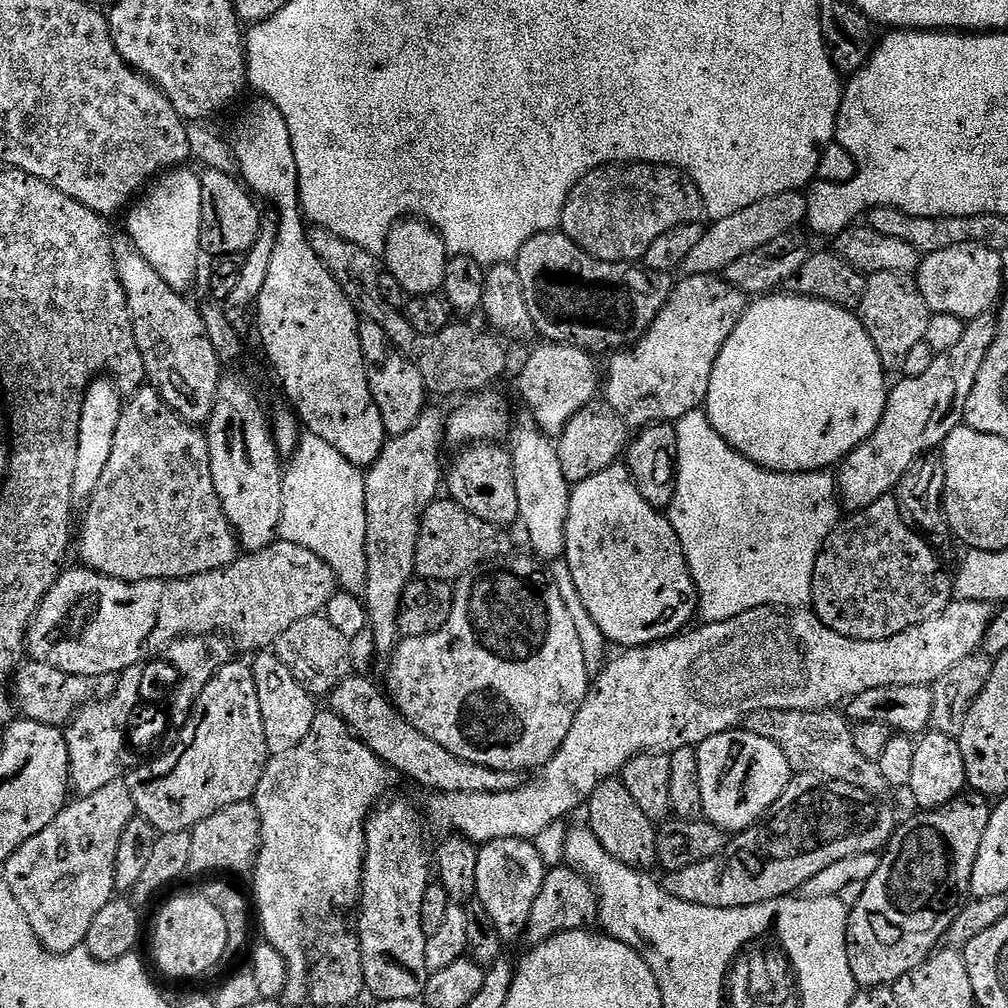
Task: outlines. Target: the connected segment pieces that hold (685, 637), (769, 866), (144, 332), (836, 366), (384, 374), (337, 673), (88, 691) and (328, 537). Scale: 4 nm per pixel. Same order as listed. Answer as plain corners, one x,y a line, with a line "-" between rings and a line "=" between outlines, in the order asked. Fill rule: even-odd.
953,599
952,603
942,610
934,618
922,622
918,626
910,626
910,630
902,630
902,634
894,634
894,638
885,640
851,640
834,630
830,630
811,610
777,610
774,608
755,608
746,610
734,618
726,618
726,622
714,622
713,624
701,623
700,628
693,627
683,634
677,634
670,640
665,640
659,644
645,644
642,648
629,648
621,651
621,656
616,656
607,661
599,673
591,681
586,698
570,726
570,734
566,734
566,742
550,758
550,762
539,769
537,778
533,784
525,783
518,790
513,792
503,792
502,794
440,794
435,797
436,809
432,816
436,820
444,820
444,824
453,833
459,834
472,841
477,846
489,844
492,840
505,840
506,838
518,838
519,840
532,840
540,836
551,824
556,824
567,812
572,812
576,807
587,805
588,799
598,790
602,782
619,777
624,767
636,756
644,753
667,753
671,754
682,747
696,748
706,738
714,738
714,734
733,731
737,726
743,725
745,718
754,714
758,710
790,710
791,712
823,712
835,709
843,705
858,694
866,694
866,690
878,690
879,688
889,688
890,686
922,686
933,685
935,681
942,677
950,669
950,666
957,665
962,659
968,656
977,655
978,649
987,632
987,628
992,622
994,615
993,605
977,600
=
793,775
788,789
763,821
733,835
724,851
706,862
663,877
666,891
682,902
711,908
751,910
755,903
791,897
826,866
850,854
879,853
892,839
898,819
877,797
846,782
=
131,255
116,260
116,275
128,299
134,342
142,354
147,379
187,424
207,425
222,379
222,361
206,334
204,319
140,255
=
765,294
753,299
745,307
730,338
726,338
708,379
706,401
708,421
712,423
714,430
718,430
718,434
730,447
743,454
748,460
753,460
760,468
769,468
772,472
823,472
839,465
840,461
848,457
876,429
886,410
890,384
889,381
884,381
884,375
886,375
884,363
881,362
870,334
865,330
863,322
860,321
860,317
855,311
839,308
830,302
811,300
805,296
780,295
=
364,322
360,325
360,349
364,355
364,370
368,374
368,389
372,401
378,406
389,437
401,436
418,422
426,407
426,389
422,374
408,359
400,354
388,341
388,335
378,324
=
317,614
294,622
286,634
276,639
274,655
294,674
294,678
313,697
327,697
343,680
347,680
353,671
352,660
348,657
349,641
344,639
334,626
330,626
327,615
-
321,696
321,697
320,697
=
35,662
25,663
14,676
14,700
19,711
20,708
24,711
21,712
23,719
53,726
67,725
84,705
107,697
115,688
116,680
106,676
70,676
57,668
-
52,692
56,692
56,700
=
311,434
300,437
300,447
291,453
282,475
282,514
280,515
279,539
302,546
318,558
322,558
334,570
336,583
343,591
363,597
366,590
366,492
364,472
355,468
350,461
330,442

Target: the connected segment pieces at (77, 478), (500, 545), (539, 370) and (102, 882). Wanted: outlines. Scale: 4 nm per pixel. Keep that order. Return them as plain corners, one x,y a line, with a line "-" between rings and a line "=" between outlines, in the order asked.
97,378
88,385
82,402
82,414
79,416
77,460
74,461
74,477
71,486
75,501
87,501
92,496
95,486
98,486
98,479
102,478
102,471
105,469
113,449
114,436
117,434
124,405
121,389
115,380
=
437,498
420,519
420,537
416,547
416,576
421,580
455,582
474,568
505,559
512,548
508,535
505,529
482,522
482,518
474,518
474,514
470,514
455,500
=
551,342
541,345
529,354
516,380
516,388
525,406
532,411
531,423
545,436
556,438
573,416
597,399
602,376
596,373
596,364
592,361
595,359
582,349
=
117,782
90,794
73,799
61,810
46,830
30,838
10,859
3,861
2,879
10,886
18,906
26,914
30,926
42,947
50,953
65,953
83,945
90,934
90,925
98,910
114,899
115,854
122,840
123,832
137,815
134,802
128,793
128,785

